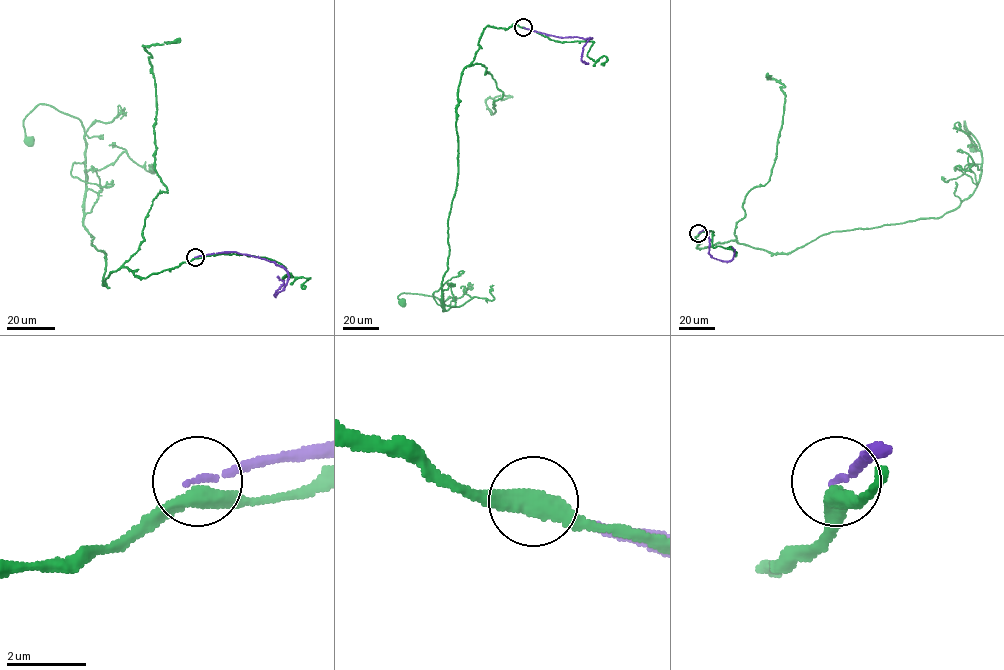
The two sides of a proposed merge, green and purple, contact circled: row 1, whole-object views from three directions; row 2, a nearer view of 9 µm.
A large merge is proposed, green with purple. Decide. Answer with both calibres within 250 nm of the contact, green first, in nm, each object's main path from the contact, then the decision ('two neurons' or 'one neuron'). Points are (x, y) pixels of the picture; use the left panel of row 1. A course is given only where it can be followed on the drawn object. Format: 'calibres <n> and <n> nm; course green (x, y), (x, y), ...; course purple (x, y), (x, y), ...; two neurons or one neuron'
calibres 420 and 150 nm; course green (195, 257), (103, 285), (82, 122), (38, 104), (28, 141); course purple (195, 257), (236, 252), (274, 262), (287, 271), (288, 280), (275, 296), (283, 283), (278, 276); two neurons

